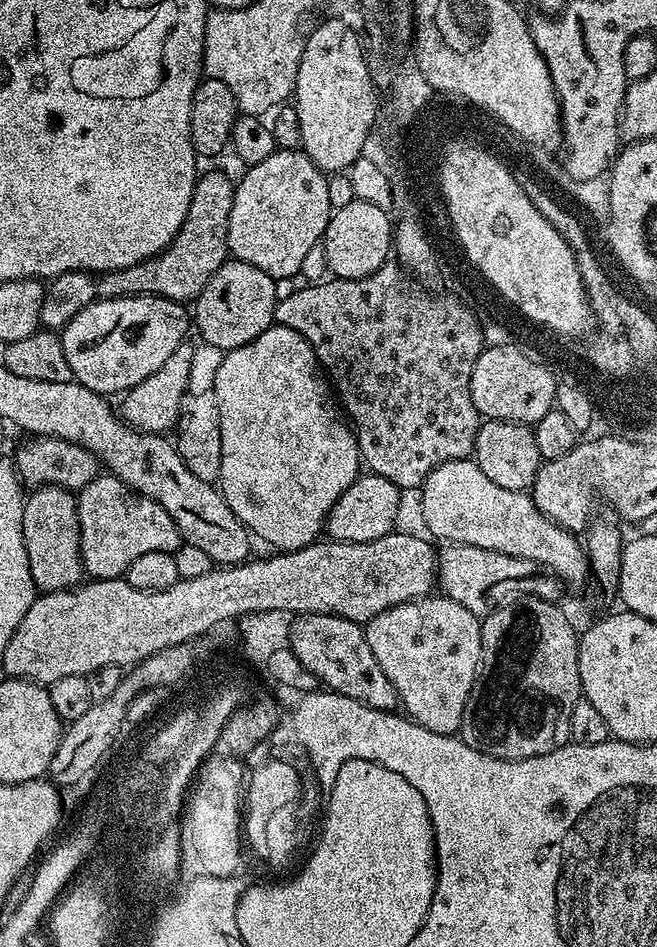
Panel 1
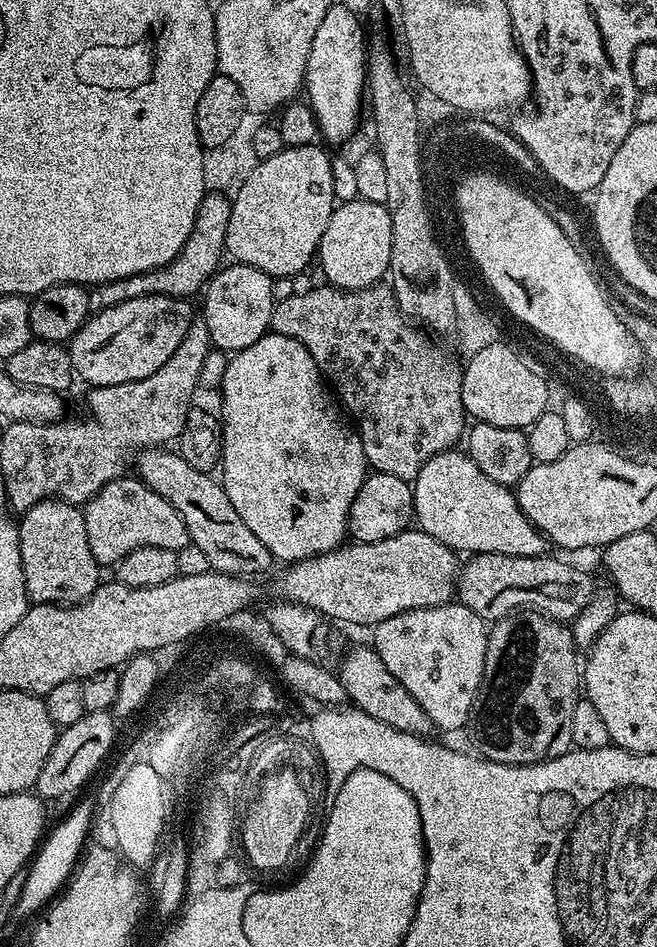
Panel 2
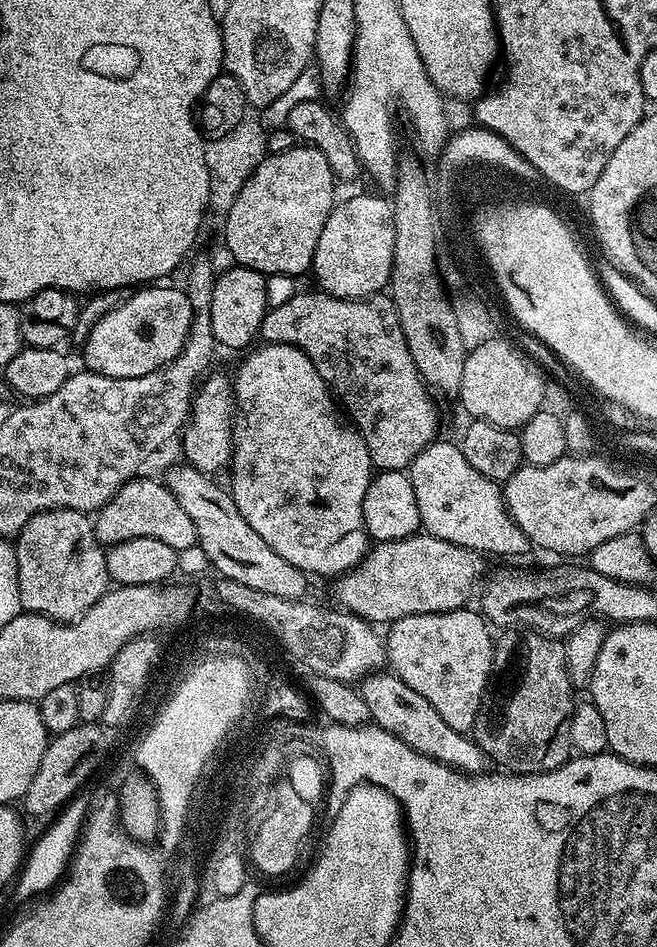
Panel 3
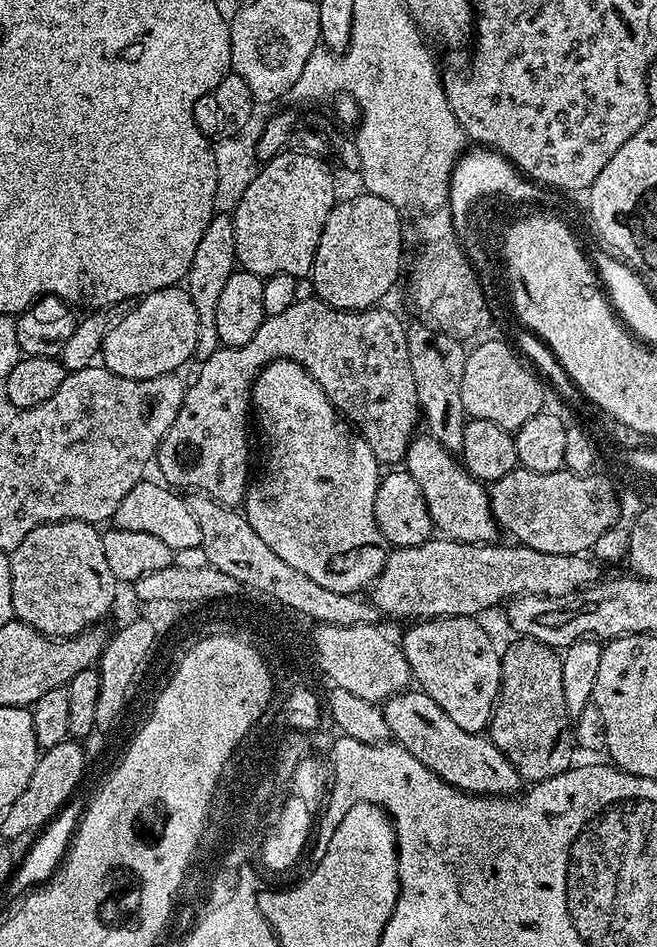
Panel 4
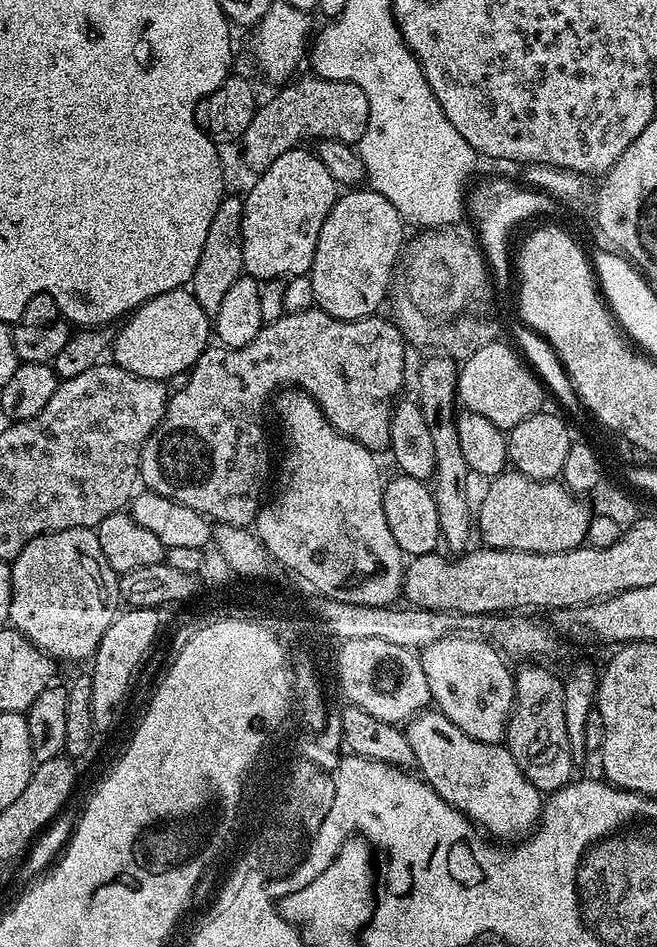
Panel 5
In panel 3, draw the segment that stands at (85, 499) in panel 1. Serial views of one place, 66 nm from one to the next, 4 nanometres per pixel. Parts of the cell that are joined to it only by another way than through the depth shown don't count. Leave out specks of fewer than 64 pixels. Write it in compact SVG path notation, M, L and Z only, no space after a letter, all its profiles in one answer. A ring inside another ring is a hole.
M137 478L123 484L106 507L95 513L96 539L105 546L111 546L130 542L130 538L158 538L158 542L174 546L176 552L197 544L194 522L190 522L190 514L178 506L178 498L174 498L167 483L144 479Z

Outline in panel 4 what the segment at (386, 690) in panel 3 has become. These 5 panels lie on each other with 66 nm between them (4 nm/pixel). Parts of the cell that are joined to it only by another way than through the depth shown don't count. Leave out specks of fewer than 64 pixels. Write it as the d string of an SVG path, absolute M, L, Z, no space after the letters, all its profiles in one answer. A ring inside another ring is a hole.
M405 690L383 701L382 707L389 737L410 750L422 766L434 770L434 774L450 786L477 796L510 796L521 791L521 778L502 750L498 750L487 735L462 730L462 726L457 726L450 714L446 714L446 710L442 710L442 706L426 693Z

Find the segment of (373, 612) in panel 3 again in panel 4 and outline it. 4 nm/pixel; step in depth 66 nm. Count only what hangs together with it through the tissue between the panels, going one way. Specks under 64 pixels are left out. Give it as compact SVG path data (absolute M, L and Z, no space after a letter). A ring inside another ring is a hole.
M433 538L422 546L392 548L384 569L370 586L372 604L385 617L398 616L412 622L441 616L476 618L500 599L507 602L523 595L559 598L597 583L597 561L587 555L542 554L542 550L524 544L500 543L464 544Z

